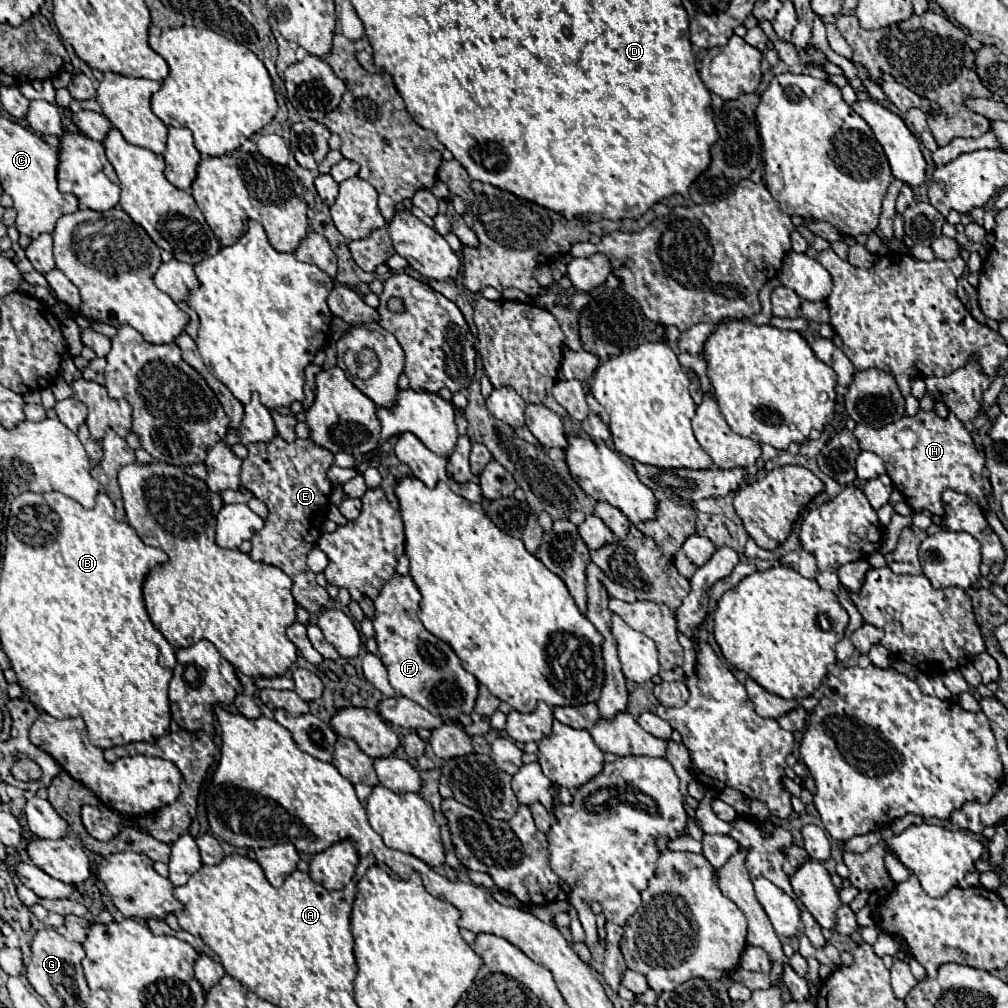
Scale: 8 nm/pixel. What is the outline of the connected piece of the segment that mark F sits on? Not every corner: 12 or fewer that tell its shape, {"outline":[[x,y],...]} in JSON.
{"outline":[[395,574],[375,598],[379,660],[399,696],[457,718],[477,678],[419,620]]}

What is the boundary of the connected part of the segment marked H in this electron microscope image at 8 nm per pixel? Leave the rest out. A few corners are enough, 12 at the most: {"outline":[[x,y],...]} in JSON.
{"outline":[[953,412],[857,424],[915,512],[941,516],[941,492],[987,506],[969,430]]}

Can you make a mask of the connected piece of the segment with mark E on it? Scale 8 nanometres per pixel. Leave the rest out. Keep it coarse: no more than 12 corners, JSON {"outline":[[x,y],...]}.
{"outline":[[311,438],[247,444],[241,486],[267,506],[251,560],[293,580],[309,614],[333,602],[307,554],[333,490]]}

